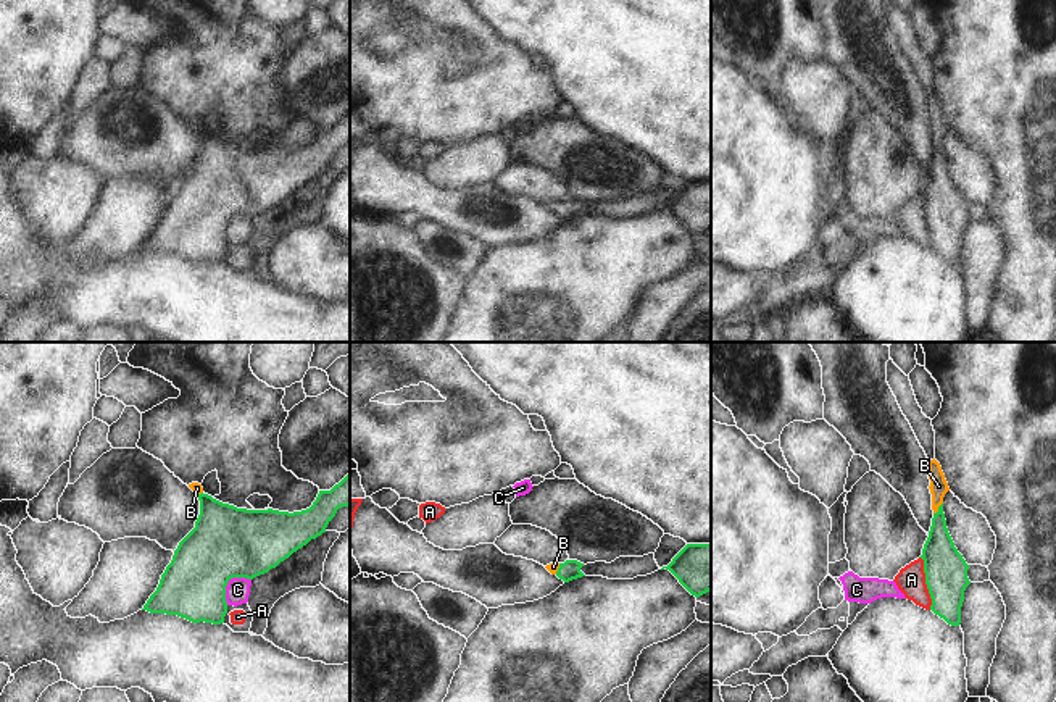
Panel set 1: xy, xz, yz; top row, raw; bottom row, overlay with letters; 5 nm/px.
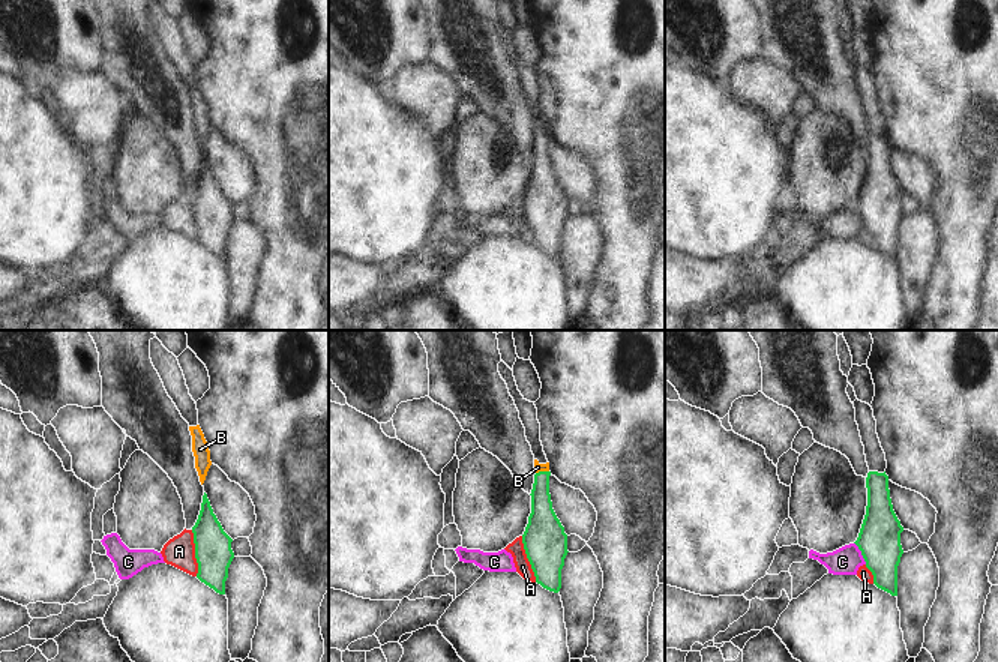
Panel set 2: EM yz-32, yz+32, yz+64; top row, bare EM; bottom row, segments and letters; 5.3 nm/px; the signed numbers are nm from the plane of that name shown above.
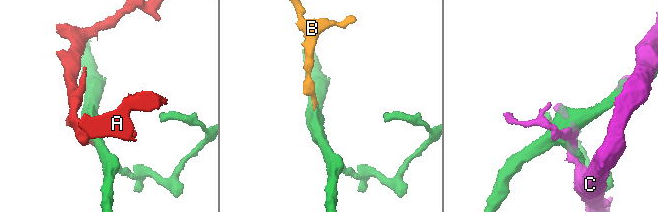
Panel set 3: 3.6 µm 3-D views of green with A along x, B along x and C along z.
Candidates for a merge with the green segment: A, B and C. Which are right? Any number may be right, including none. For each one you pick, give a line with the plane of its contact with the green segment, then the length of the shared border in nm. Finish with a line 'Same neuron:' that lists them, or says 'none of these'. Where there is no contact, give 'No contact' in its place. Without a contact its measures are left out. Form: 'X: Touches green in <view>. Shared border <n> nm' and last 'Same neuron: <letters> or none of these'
B: Touches green in yz. Shared border 80 nm
Same neuron: B

